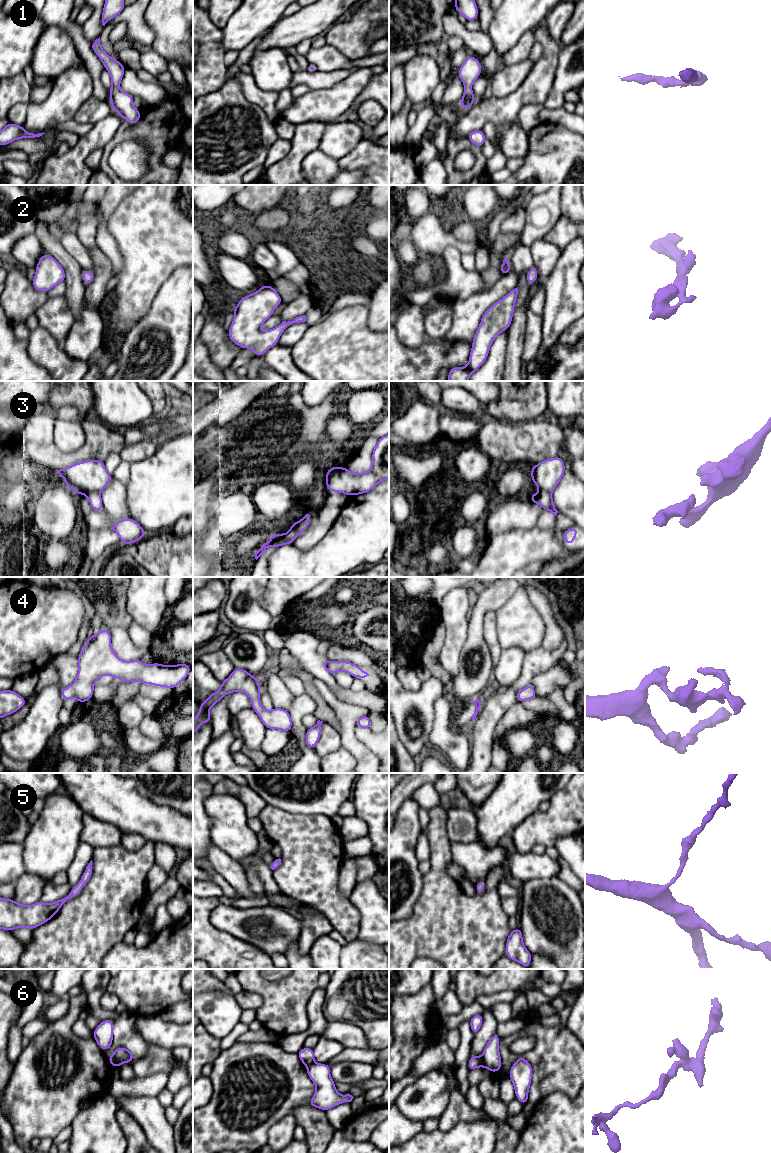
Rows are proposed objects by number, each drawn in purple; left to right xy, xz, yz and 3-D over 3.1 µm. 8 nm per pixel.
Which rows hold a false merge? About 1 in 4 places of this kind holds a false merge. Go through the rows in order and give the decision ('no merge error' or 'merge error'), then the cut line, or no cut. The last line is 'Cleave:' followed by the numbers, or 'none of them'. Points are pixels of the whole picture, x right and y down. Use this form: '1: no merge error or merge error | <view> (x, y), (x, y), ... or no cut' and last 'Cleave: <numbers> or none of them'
1: no merge error | no cut
2: no merge error | no cut
3: merge error | xy (99, 490), (91, 490), (84, 494)
4: no merge error | no cut
5: no merge error | no cut
6: merge error | xy (113, 1056), (115, 1066)
Cleave: 3, 6

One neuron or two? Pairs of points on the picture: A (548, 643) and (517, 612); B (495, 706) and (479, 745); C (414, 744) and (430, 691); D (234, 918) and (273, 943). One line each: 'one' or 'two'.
A: two
B: one
C: one
D: one

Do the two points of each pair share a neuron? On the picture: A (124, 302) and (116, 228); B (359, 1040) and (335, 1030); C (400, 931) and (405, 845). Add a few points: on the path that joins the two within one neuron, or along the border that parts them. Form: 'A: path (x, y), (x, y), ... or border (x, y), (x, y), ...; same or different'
A: path (130, 284), (130, 246); same
B: path (353, 1037), (341, 1032); same
C: border (416, 900), (413, 912), (408, 917), (399, 920); different

